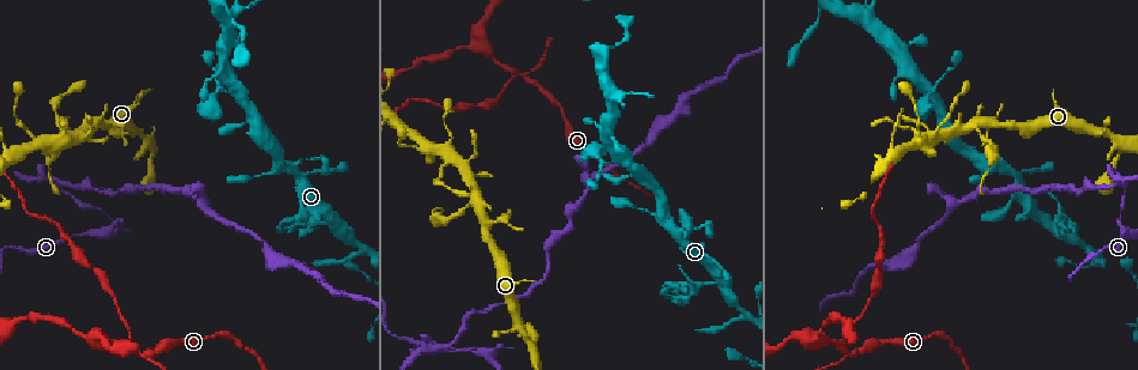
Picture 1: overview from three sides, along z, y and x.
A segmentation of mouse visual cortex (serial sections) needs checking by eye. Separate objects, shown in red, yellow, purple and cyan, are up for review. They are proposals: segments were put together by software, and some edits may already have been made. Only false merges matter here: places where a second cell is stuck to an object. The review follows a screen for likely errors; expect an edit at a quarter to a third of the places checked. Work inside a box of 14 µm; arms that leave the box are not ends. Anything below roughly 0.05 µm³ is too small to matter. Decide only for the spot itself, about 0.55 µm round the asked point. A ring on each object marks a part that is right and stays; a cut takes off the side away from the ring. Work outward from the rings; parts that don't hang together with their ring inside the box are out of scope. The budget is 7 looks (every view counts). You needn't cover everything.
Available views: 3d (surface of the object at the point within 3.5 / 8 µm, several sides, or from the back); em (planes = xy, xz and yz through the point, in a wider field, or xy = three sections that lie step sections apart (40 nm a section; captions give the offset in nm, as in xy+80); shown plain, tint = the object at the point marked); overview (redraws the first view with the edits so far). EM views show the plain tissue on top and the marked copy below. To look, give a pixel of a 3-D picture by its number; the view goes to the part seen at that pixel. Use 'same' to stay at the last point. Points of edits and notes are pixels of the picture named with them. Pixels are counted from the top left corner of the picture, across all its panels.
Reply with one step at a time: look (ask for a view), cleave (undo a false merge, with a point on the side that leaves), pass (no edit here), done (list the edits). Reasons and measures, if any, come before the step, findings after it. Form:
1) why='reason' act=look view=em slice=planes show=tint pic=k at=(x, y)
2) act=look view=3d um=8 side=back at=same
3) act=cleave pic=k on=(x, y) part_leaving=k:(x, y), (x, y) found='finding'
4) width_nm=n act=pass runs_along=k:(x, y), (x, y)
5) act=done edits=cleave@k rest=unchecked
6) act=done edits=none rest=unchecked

why='arms part here' act=look view=3d um=3.5 pic=1 at=(484, 351)

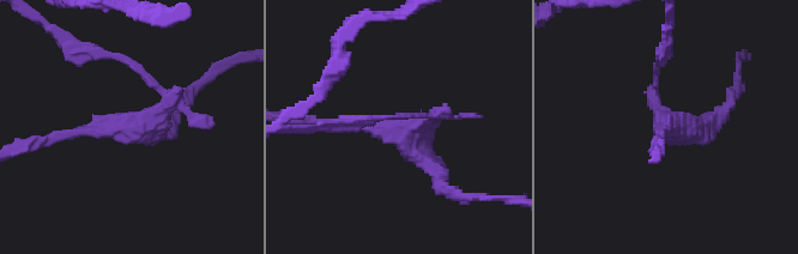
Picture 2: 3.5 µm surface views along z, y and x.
arms=3 arm_widths_nm=100,100,250 act=look view=em slice=xy step=5 show=tint pic=2 at=(404, 128)

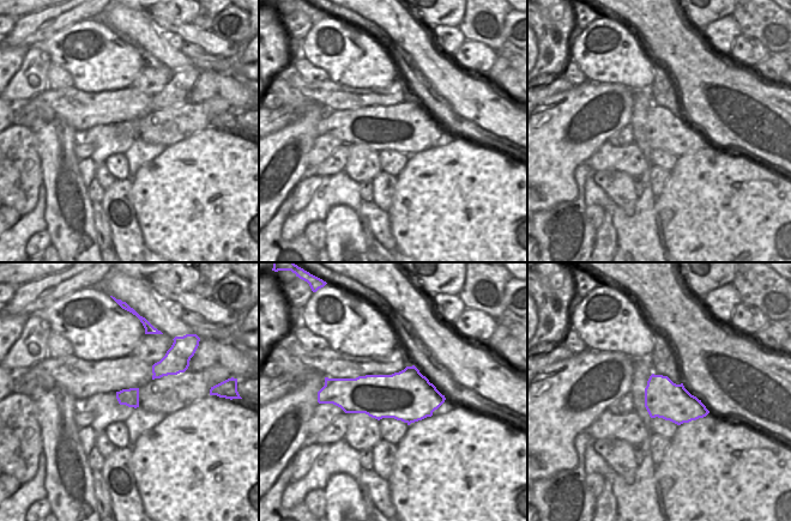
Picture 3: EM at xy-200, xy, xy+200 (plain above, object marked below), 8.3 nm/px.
width_nm=420 act=cleave pic=2 on=(137, 67) part_leaving=2:(657, 107), (657, 59), (664, 48) found='two cells meet here'

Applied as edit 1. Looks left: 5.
why='two arms in line, one across' act=look view=3d um=3.5 pic=1 at=(96, 123)

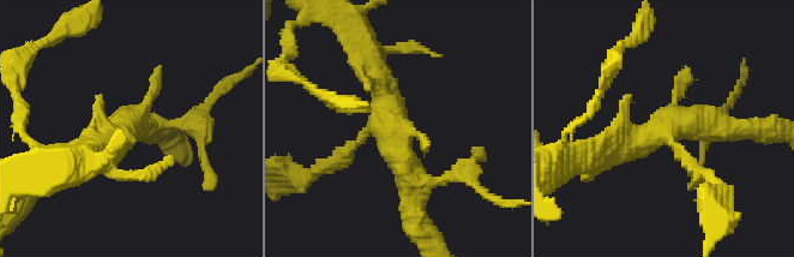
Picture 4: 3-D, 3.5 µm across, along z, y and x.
act=pass runs_along=4:(410, 187), (384, 89), (366, 53) found='continuous, no second cell'

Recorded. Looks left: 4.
act=look view=3d um=8 pic=1 at=(603, 164)

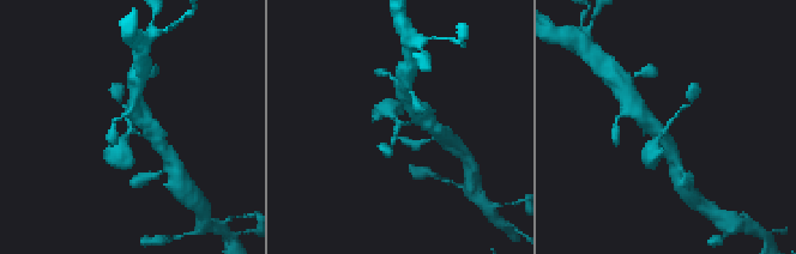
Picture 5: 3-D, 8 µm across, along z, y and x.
act=look view=3d um=3.5 pic=5 at=(130, 129)

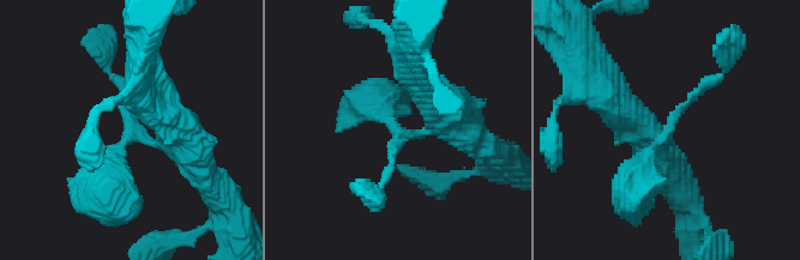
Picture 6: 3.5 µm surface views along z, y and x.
arms=3 arm_widths_nm=100,300,350 why='now the EM' act=look view=em slice=xy step=3 show=tint pic=6 at=(137, 134)

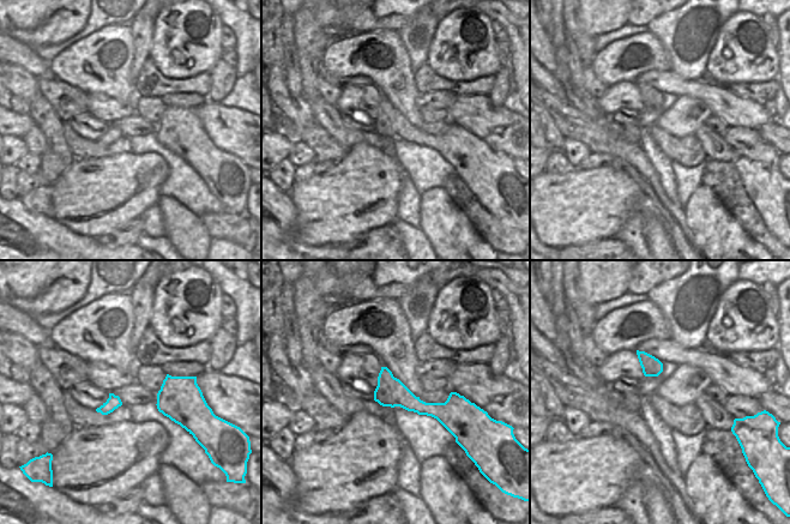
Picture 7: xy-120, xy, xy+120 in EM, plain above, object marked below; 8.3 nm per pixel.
act=pass runs_along=7:(377, 393), (428, 409), (458, 404) found='all the same cell'

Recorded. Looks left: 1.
act=done edits=cleave@2 rest=unchecked

